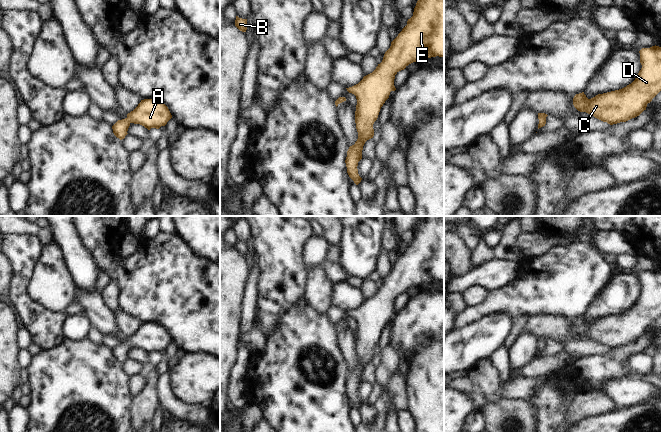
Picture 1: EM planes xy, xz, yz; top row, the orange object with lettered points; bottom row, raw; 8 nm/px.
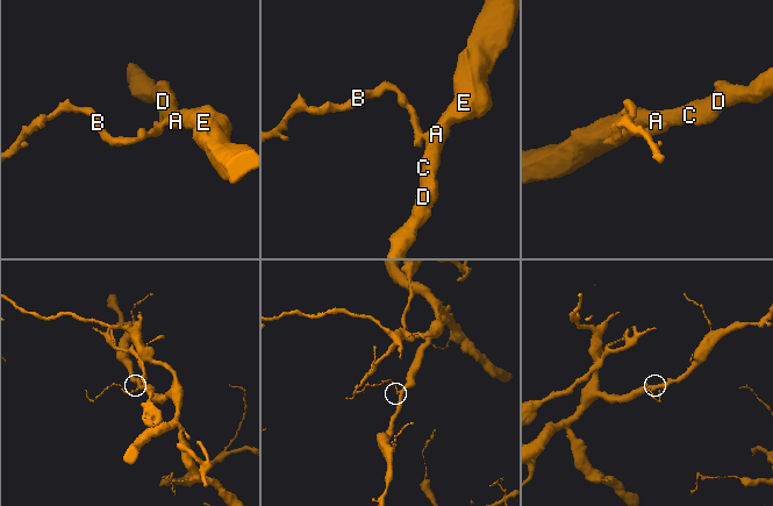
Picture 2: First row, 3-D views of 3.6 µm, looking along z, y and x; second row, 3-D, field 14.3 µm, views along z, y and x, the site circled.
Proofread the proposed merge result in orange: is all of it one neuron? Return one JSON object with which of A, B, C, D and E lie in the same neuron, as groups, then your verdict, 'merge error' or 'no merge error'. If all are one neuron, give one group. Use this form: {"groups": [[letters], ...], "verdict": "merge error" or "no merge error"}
{"groups": [["A", "B", "C", "D", "E"]], "verdict": "no merge error"}

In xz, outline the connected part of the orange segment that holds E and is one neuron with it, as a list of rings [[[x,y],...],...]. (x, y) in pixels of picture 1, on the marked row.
[[[418,0],[413,16],[408,19],[407,25],[391,42],[390,48],[385,52],[383,60],[376,69],[363,77],[356,85],[346,88],[349,93],[356,96],[355,123],[358,139],[347,151],[345,160],[349,177],[358,185],[362,178],[358,174],[358,162],[362,159],[362,150],[365,142],[374,136],[373,124],[390,92],[395,91],[395,75],[404,70],[409,64],[431,57],[444,57],[444,0]]]

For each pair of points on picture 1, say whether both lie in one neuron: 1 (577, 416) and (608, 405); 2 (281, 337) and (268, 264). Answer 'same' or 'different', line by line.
1: same
2: different

